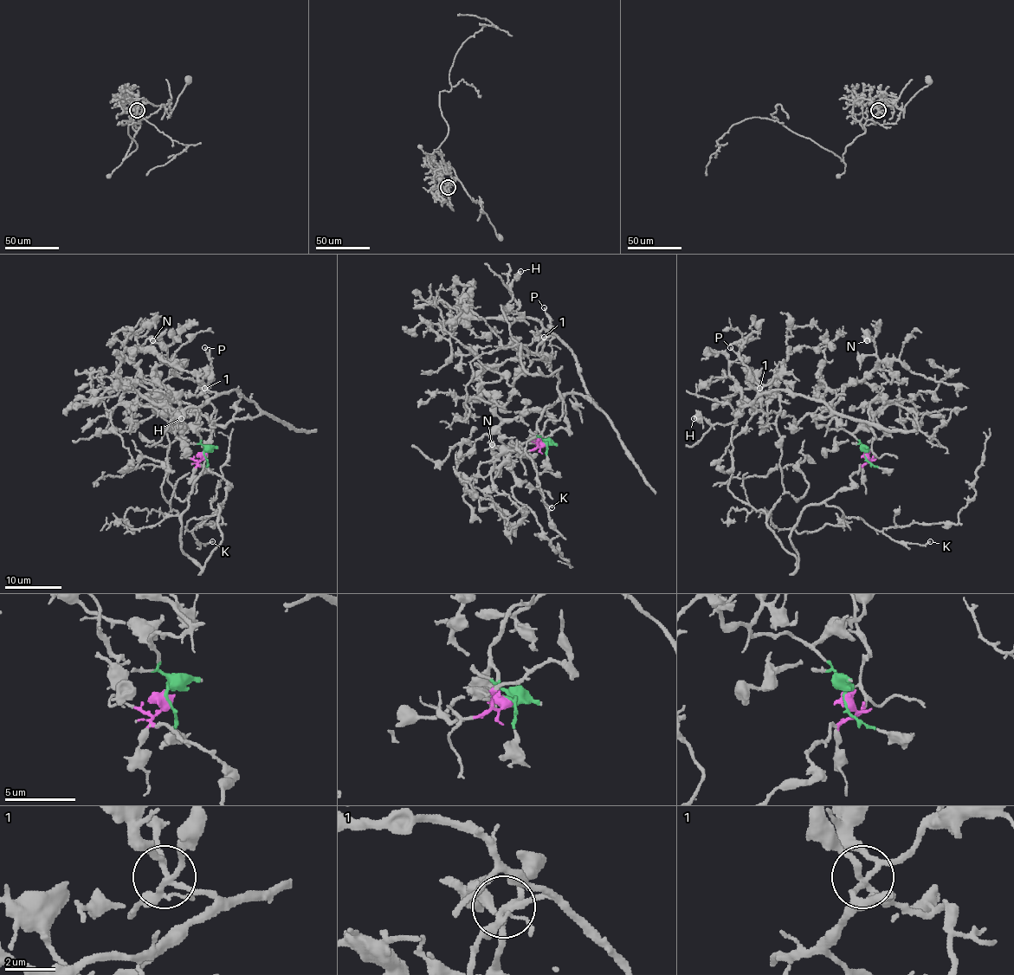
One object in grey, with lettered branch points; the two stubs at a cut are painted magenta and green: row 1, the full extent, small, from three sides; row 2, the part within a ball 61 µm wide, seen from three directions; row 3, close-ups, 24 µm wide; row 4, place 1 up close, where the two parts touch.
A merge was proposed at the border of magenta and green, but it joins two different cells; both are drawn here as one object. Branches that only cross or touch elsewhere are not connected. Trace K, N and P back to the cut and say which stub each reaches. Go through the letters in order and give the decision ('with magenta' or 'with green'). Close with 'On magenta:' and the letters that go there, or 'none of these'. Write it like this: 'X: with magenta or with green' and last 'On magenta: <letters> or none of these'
K: with magenta
N: with green
P: with magenta
On magenta: K, P

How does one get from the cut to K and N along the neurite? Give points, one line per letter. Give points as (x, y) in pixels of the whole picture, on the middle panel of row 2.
K: (543, 443), (567, 426), (563, 403), (563, 415), (526, 443), (552, 506)
N: (543, 443), (538, 422), (552, 406), (506, 420), (494, 431), (491, 447), (506, 455), (492, 444)

